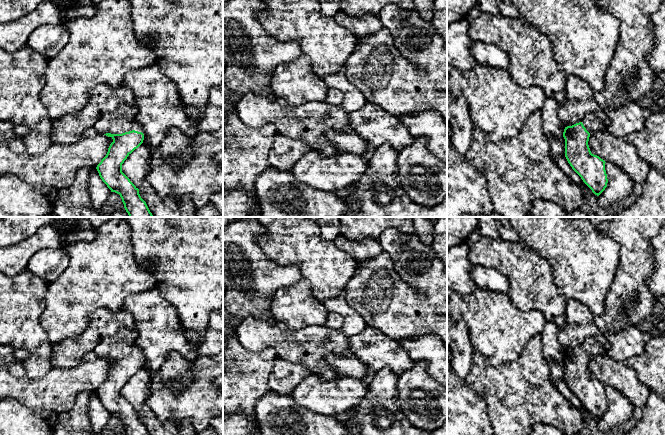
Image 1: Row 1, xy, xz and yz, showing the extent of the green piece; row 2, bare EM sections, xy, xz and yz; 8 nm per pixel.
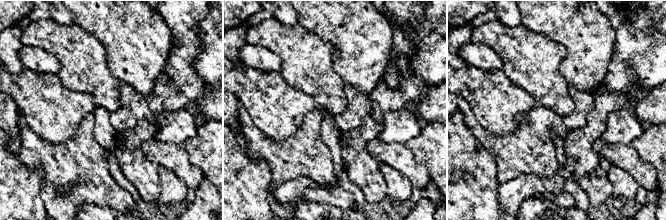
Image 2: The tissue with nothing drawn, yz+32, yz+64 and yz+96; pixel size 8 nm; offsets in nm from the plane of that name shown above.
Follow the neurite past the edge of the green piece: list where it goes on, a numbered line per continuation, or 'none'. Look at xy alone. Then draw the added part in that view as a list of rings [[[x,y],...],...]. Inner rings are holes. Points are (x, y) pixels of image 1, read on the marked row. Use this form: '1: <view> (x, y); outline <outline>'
1: xy (123, 119); outline [[[122,105],[106,114],[94,129],[102,134],[122,134],[132,130],[142,132],[141,127],[136,123],[136,113],[136,105]]]

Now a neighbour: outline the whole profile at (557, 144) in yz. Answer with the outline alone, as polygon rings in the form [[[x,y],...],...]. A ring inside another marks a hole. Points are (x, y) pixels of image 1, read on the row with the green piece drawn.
[[[547,135],[549,140],[551,156],[555,163],[557,163],[560,156],[565,155],[565,139],[563,136],[555,137]]]

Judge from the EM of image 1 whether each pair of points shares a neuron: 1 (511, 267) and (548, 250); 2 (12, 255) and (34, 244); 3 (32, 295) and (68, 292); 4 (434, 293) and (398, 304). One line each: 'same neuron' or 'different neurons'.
1: different neurons
2: same neuron
3: different neurons
4: different neurons

